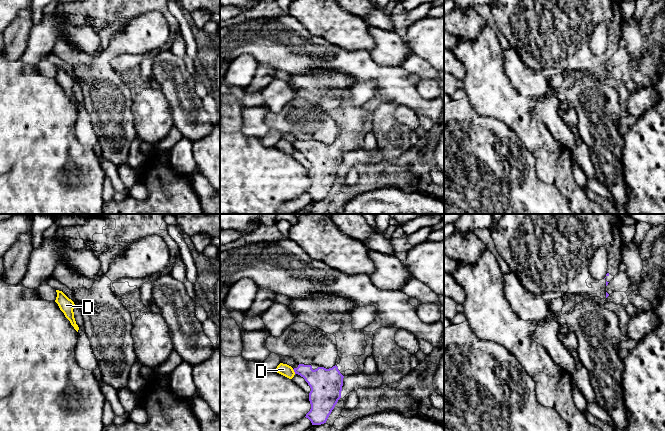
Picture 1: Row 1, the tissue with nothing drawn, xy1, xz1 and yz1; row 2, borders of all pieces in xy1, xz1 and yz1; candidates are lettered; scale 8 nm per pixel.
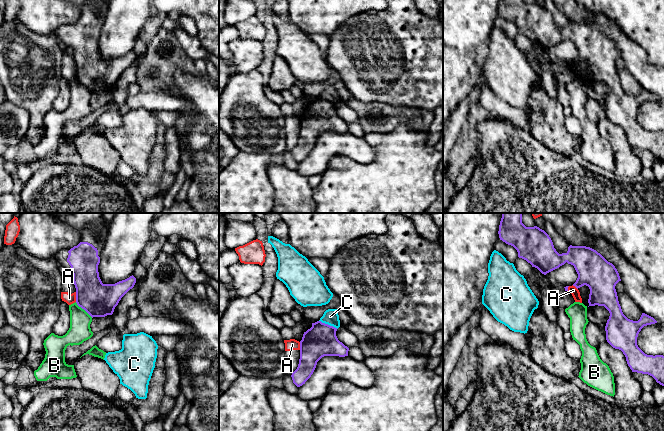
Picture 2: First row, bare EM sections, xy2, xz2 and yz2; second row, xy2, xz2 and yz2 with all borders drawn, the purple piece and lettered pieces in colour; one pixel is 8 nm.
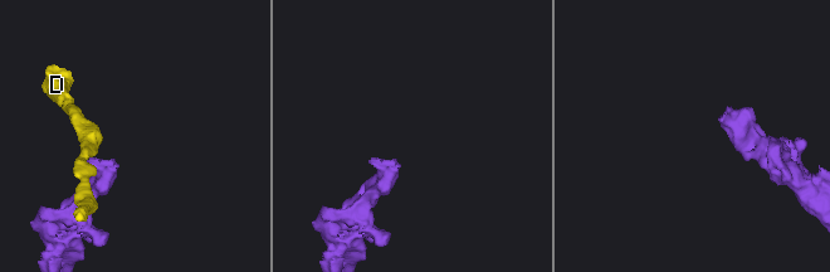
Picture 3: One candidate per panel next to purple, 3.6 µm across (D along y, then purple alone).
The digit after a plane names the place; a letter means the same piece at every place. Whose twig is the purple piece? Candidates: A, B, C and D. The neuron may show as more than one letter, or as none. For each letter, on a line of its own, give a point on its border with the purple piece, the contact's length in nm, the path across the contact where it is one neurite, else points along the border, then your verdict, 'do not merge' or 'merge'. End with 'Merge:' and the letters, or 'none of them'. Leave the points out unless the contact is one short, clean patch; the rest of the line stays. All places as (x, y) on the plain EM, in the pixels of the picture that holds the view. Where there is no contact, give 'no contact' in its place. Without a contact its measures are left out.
A: xy2 (76, 73) | 80 nm | do not merge
B: xy2 (84, 85) | 190 nm | do not merge
C: xz2 (327, 100) | 170 nm | along xz2 (319, 96), (337, 104) | do not merge
D: xz1 (294, 147) | 50 nm | along xz1 (292, 145), (295, 149) | do not merge
Merge: none of them

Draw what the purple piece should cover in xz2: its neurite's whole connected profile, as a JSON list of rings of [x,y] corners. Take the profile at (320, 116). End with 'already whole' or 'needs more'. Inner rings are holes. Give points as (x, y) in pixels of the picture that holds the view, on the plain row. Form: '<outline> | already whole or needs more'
[[[317,97],[304,108],[300,117],[300,135],[292,149],[293,159],[300,163],[311,153],[317,138],[324,132],[348,132],[349,124],[336,112],[337,104]]] | already whole

